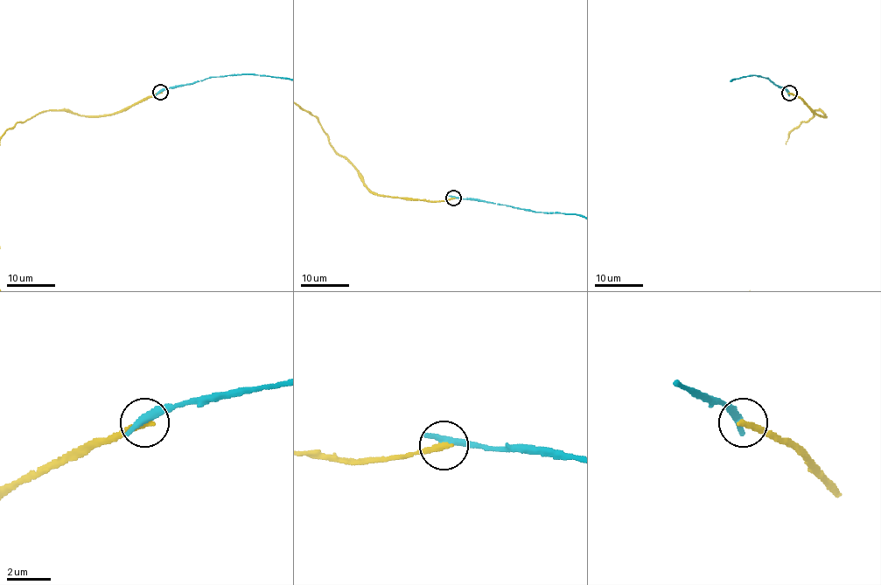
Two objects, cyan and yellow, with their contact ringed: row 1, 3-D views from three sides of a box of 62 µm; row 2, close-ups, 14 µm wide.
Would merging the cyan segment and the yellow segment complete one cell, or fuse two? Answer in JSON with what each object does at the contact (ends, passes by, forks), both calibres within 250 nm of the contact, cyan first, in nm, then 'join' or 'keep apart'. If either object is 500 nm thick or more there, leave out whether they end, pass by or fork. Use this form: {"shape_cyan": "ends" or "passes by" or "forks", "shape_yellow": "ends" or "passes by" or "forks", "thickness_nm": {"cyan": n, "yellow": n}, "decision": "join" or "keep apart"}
{"shape_cyan": "ends", "shape_yellow": "ends", "thickness_nm": {"cyan": 440, "yellow": 280}, "decision": "keep apart"}

